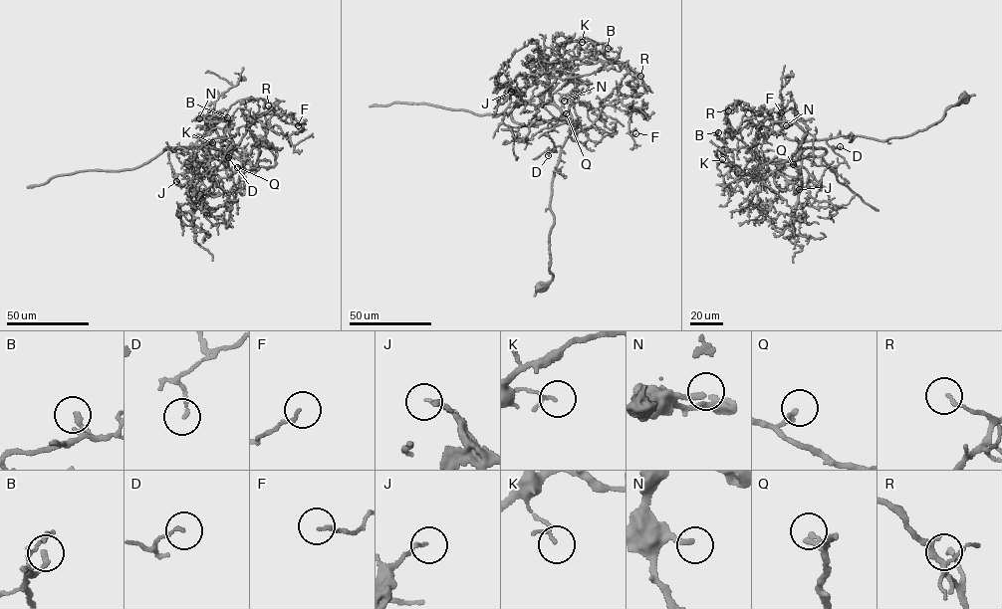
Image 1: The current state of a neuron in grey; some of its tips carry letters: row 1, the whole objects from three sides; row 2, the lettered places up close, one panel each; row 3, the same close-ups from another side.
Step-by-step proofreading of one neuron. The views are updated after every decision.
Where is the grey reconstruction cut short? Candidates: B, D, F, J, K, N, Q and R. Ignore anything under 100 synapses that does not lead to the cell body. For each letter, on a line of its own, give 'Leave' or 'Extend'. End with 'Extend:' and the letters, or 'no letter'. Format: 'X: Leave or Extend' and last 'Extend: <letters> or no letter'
B: Leave
D: Leave
F: Leave
J: Leave
K: Leave
N: Leave
Q: Leave
R: Leave
Extend: no letter

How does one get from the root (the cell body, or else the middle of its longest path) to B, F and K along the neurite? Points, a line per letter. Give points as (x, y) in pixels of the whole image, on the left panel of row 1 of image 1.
B: (259, 141), (277, 153), (267, 169), (237, 146), (206, 157), (202, 136), (226, 122), (203, 118), (227, 117)
F: (259, 141), (277, 153), (267, 169), (233, 148), (246, 123), (274, 114), (298, 125)
K: (259, 141), (276, 151), (273, 166), (252, 165), (234, 146), (191, 159), (194, 166), (195, 153), (212, 142)

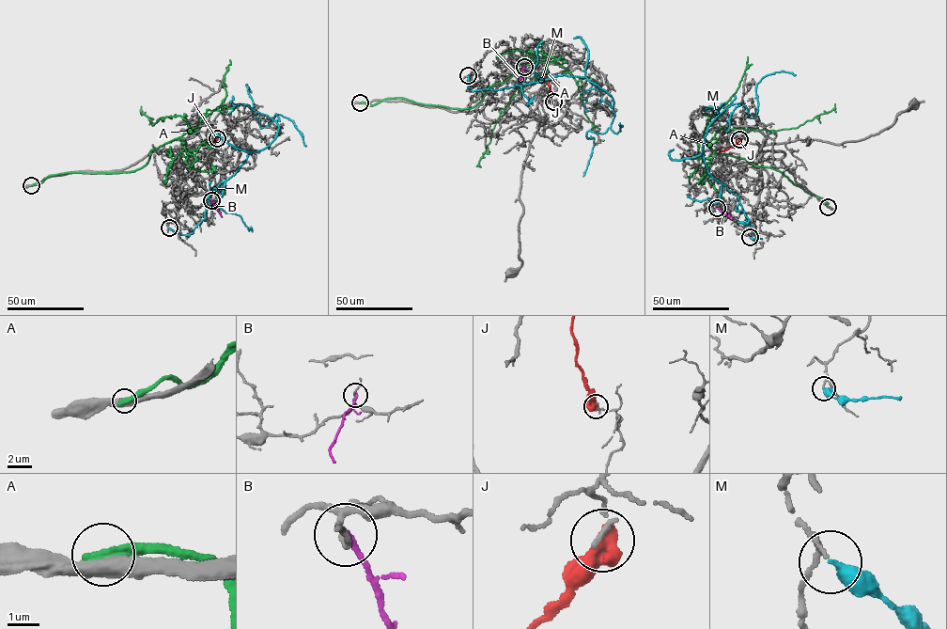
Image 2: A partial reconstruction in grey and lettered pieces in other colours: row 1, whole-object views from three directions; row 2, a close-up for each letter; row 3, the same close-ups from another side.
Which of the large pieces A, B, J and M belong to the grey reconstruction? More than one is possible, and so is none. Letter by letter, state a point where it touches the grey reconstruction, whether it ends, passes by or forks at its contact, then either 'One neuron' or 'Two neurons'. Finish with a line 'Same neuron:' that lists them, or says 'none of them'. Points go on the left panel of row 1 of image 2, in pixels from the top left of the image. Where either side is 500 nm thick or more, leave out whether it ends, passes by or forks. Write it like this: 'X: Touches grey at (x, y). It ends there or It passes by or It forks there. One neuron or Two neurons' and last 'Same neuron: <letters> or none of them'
A: Touches grey at (31, 185). Two neurons
B: Touches grey at (211, 200). It ends there. Two neurons
J: Touches grey at (217, 138). Two neurons
M: Touches grey at (169, 228). It ends there. Two neurons
Same neuron: none of them

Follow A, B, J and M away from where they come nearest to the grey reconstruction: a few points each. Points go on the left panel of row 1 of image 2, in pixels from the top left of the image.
A: (31, 185), (69, 172), (140, 169), (151, 149), (188, 131), (179, 116), (152, 125), (141, 106)
B: (211, 200), (222, 217)
J: (217, 138), (212, 144), (201, 144)
M: (169, 228), (191, 233), (210, 192), (275, 137), (278, 117), (260, 128), (246, 85), (251, 92)

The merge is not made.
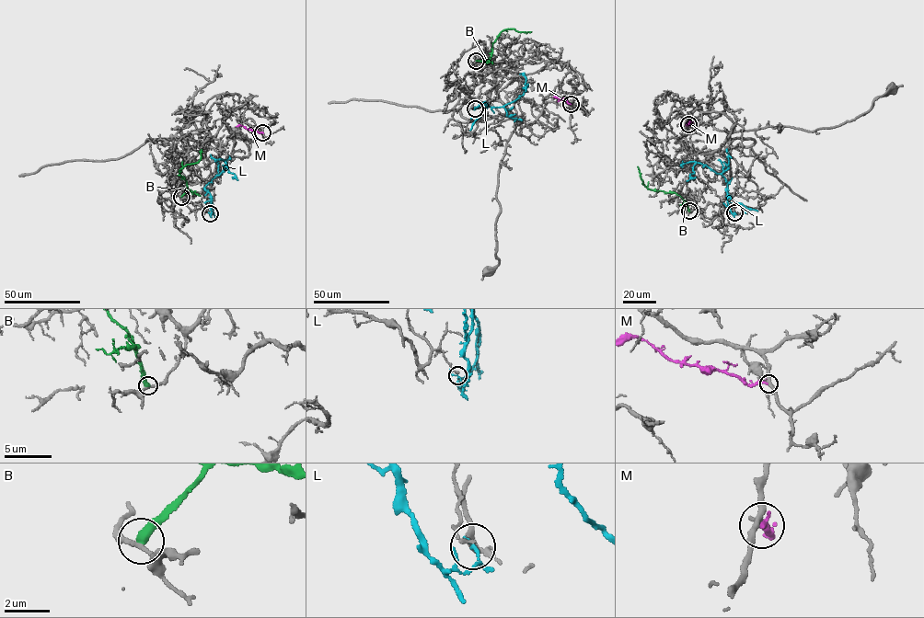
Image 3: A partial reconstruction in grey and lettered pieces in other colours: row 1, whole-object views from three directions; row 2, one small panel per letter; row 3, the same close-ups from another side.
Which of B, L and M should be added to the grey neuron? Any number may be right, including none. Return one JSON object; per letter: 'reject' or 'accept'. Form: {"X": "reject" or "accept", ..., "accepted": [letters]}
{"B": "reject", "L": "reject", "M": "reject", "accepted": []}

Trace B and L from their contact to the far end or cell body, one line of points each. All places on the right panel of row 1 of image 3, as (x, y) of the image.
B: (689, 211), (687, 202), (675, 193), (655, 190), (641, 184), (638, 166)
L: (734, 212), (732, 213), (727, 203), (727, 182), (721, 175), (697, 163), (689, 177), (695, 177)

